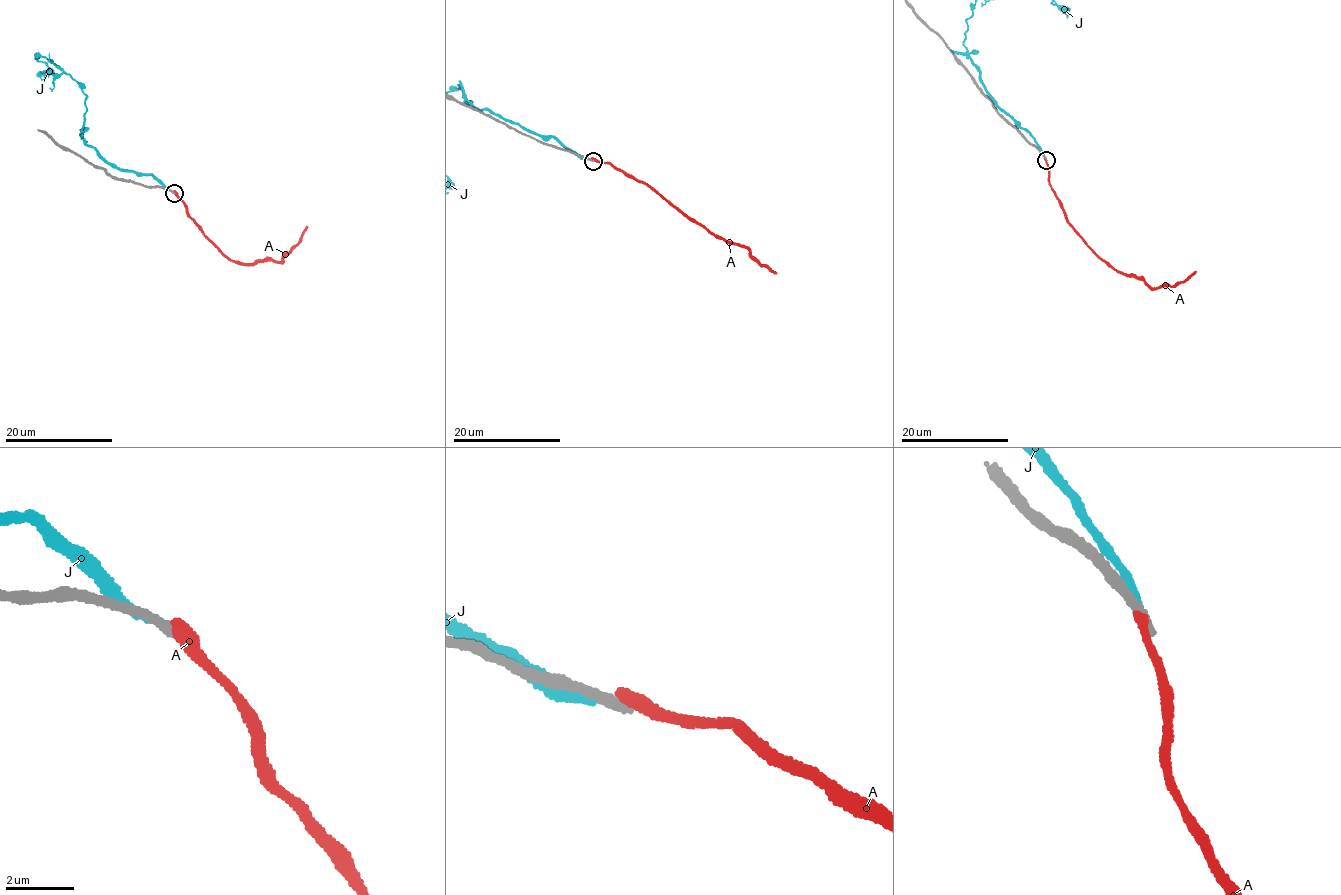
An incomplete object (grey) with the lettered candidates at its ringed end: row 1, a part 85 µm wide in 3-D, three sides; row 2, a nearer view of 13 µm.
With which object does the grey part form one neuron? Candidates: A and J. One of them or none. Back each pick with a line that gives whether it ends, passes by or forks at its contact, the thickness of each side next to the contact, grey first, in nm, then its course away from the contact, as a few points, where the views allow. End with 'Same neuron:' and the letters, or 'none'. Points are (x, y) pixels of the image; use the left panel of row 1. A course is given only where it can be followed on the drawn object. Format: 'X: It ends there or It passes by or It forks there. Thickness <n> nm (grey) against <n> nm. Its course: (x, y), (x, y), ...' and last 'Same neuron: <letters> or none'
Same neuron: none

